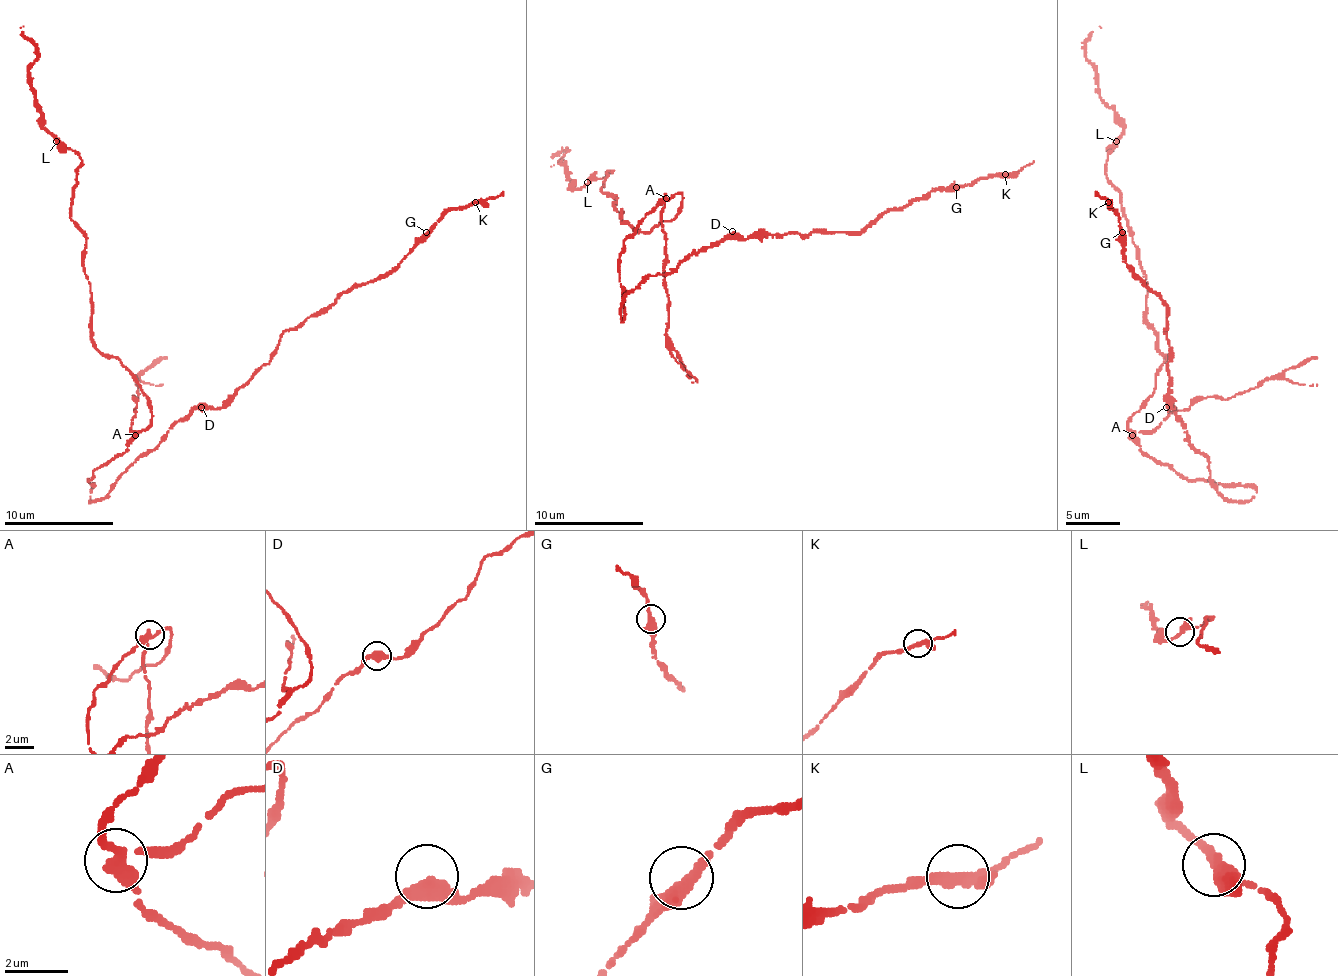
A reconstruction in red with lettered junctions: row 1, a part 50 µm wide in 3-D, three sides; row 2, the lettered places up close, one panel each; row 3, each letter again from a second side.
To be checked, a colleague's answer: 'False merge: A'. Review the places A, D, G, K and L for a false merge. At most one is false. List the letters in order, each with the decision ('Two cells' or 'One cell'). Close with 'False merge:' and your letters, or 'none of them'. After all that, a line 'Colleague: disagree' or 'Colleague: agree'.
A: Two cells
D: One cell
G: One cell
K: One cell
L: One cell
False merge: A
Colleague: agree

